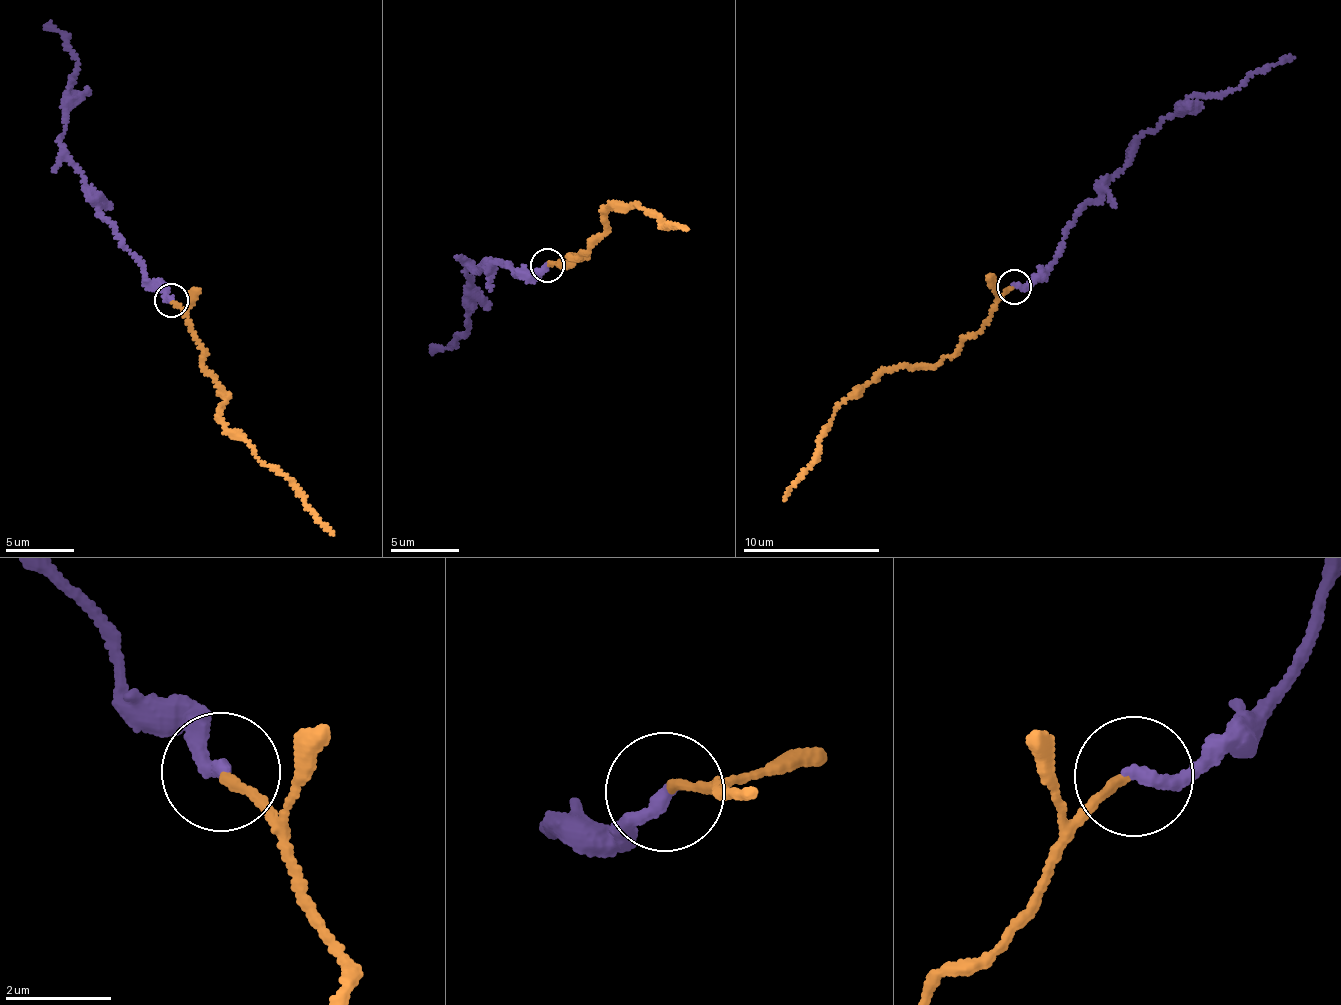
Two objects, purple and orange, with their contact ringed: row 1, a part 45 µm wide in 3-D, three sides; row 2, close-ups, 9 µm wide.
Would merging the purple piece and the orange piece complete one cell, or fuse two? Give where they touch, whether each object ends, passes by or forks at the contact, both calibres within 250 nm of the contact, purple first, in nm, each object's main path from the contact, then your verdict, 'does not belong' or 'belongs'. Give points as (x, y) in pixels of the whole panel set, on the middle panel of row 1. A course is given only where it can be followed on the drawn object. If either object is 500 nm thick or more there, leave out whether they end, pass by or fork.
at (547, 265); purple ends there; orange ends there; 280 nm thick on the purple side, 160 nm on the other; purple runs (546, 264), (516, 275), (505, 264), (477, 272), (469, 263), (467, 331), (432, 355); orange runs (549, 265), (565, 266), (578, 257), (605, 231), (611, 205), (654, 211), (666, 227), (686, 230); does not belong

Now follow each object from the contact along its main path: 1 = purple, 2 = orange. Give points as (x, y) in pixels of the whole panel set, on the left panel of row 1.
1: (170, 301), (164, 289), (148, 282), (64, 153), (60, 139), (73, 98), (69, 84), (78, 68), (49, 23)
2: (173, 302), (227, 396), (219, 404), (227, 432), (245, 435), (333, 534)

